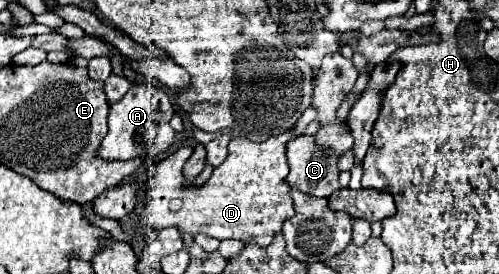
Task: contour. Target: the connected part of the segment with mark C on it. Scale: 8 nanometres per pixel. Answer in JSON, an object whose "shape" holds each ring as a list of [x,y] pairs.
{"shape":[[[299,136],[287,142],[287,158],[291,172],[289,186],[299,188],[311,196],[327,198],[339,186],[339,154],[331,148],[315,148],[315,136]]]}

